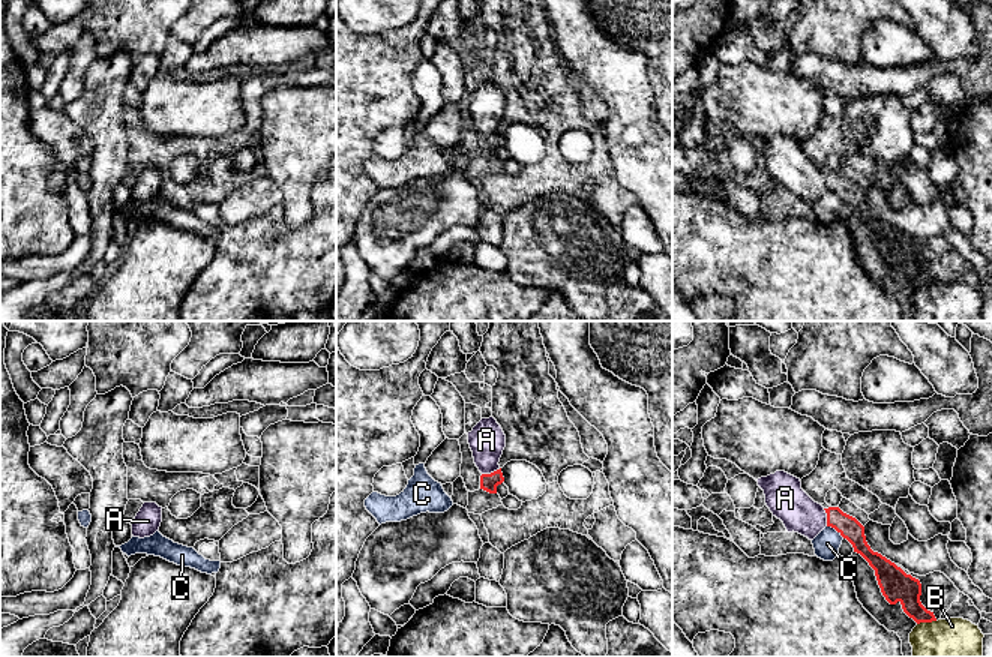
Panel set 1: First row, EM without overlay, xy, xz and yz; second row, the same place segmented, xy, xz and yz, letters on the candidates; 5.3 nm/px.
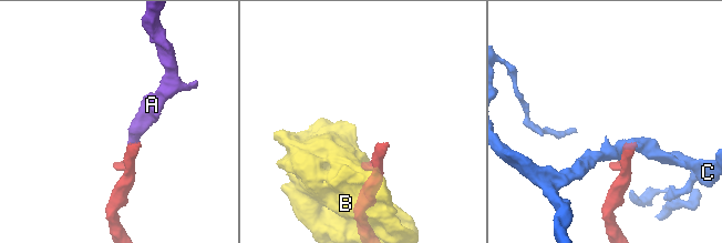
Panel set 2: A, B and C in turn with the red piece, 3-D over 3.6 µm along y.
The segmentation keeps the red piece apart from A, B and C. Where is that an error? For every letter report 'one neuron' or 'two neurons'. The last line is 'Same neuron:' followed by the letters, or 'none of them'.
A: one neuron
B: two neurons
C: two neurons
Same neuron: A

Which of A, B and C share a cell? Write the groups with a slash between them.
A / B / C

